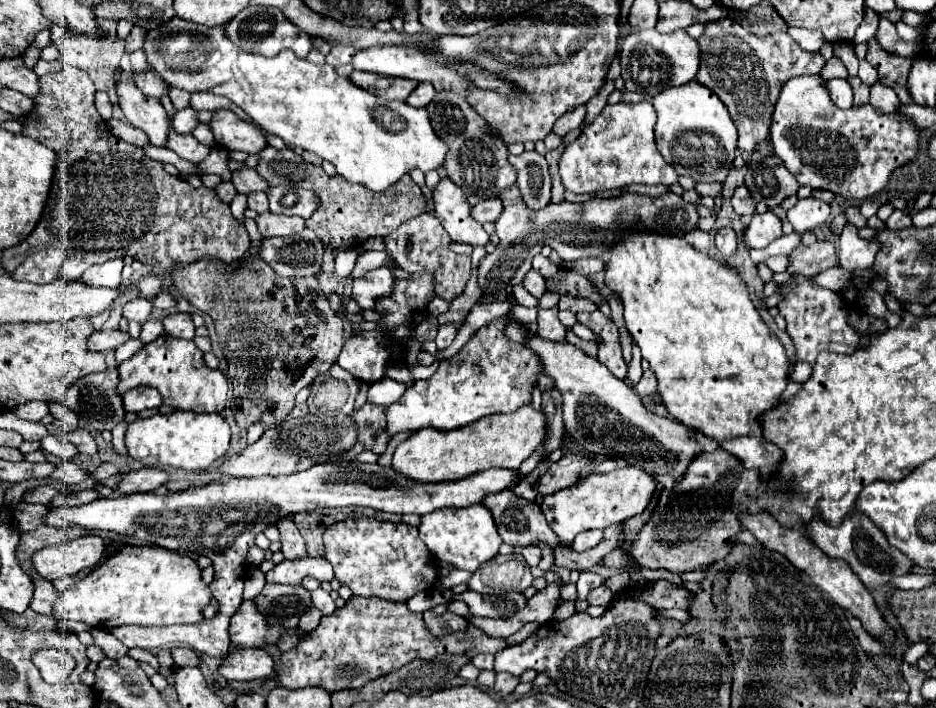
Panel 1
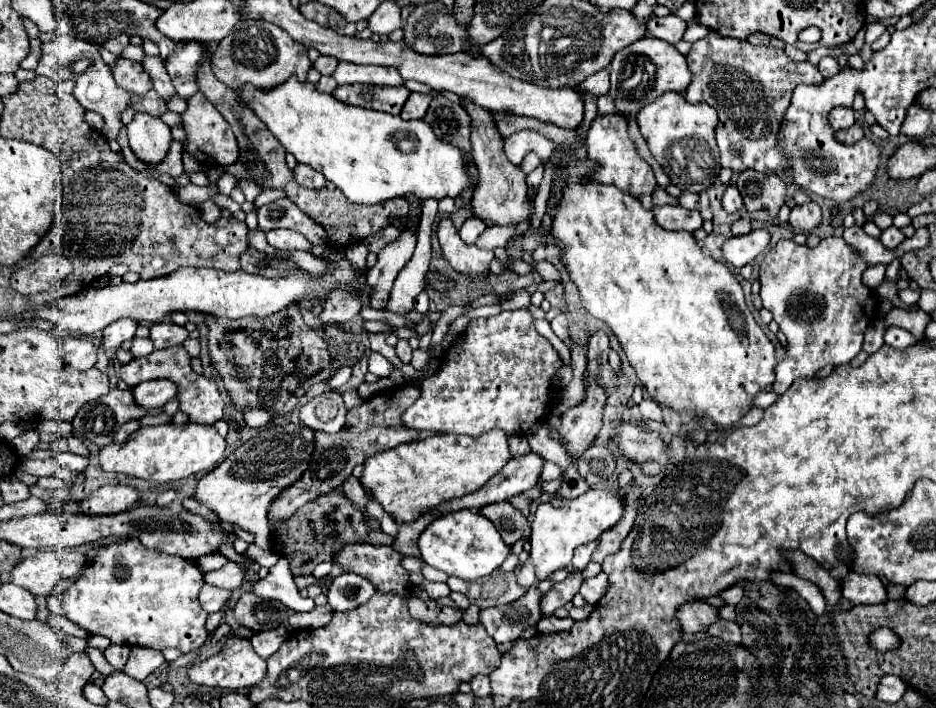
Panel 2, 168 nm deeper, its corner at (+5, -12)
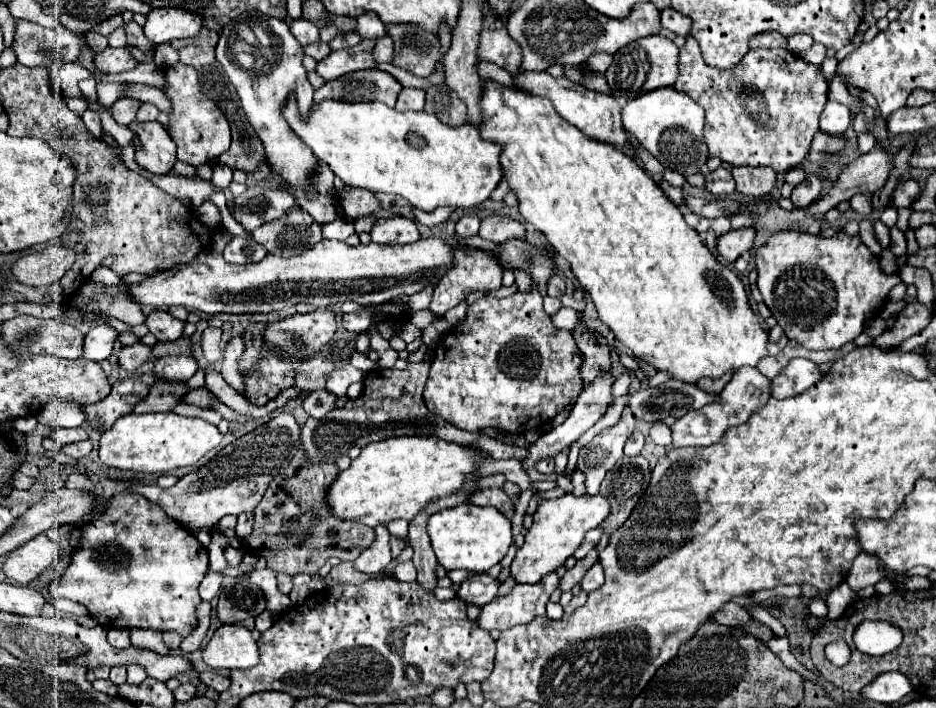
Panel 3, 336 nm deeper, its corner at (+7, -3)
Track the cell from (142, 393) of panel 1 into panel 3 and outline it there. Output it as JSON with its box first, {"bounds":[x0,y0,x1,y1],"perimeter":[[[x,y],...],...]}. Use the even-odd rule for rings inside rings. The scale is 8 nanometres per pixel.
{"bounds":[154,355,198,381],"perimeter":[[[168,355],[154,361],[156,377],[172,381],[188,381],[198,371],[198,361],[192,355]]]}

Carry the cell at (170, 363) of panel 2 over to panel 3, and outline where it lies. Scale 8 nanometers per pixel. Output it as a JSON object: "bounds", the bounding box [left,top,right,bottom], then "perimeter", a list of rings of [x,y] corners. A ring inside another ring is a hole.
{"bounds":[118,343,150,371],"perimeter":[[[134,343],[128,347],[120,349],[118,355],[118,363],[126,369],[126,371],[136,371],[140,365],[150,361],[150,347],[144,343]]]}

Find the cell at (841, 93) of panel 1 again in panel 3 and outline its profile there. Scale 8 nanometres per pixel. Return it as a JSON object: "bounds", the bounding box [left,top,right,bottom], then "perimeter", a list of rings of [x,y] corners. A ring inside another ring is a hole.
{"bounds":[820,101,850,135],"perimeter":[[[828,101],[820,117],[820,131],[824,131],[826,135],[844,135],[848,125],[850,125],[848,107],[836,101]]]}

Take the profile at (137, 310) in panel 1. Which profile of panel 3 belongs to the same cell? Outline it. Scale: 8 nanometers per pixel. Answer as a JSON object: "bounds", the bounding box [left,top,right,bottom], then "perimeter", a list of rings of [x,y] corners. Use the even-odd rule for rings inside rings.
{"bounds":[82,325,116,361],"perimeter":[[[96,325],[88,331],[88,335],[84,337],[84,345],[82,345],[82,355],[84,359],[90,361],[104,361],[112,355],[112,347],[116,341],[116,331],[110,325]]]}

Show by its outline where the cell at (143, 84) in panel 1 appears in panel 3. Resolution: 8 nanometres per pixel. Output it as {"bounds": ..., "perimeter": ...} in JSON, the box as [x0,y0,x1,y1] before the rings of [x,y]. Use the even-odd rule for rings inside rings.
{"bounds":[94,47,138,73],"perimeter":[[[106,47],[102,53],[96,53],[94,65],[102,73],[122,73],[122,71],[134,69],[138,65],[138,61],[130,55],[130,51],[126,47],[122,47],[122,49]]]}

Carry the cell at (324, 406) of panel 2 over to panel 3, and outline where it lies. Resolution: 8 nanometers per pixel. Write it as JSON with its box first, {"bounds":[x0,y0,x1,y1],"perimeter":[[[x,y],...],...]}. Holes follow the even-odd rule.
{"bounds":[304,389,336,419],"perimeter":[[[316,389],[304,397],[306,413],[316,419],[326,417],[326,413],[330,413],[334,409],[334,403],[336,403],[336,397],[332,393],[328,393],[326,389]]]}

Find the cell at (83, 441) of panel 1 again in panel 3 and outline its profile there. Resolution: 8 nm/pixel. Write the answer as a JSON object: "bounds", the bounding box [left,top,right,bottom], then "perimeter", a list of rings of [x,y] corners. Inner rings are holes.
{"bounds":[52,427,88,447],"perimeter":[[[76,427],[76,429],[56,429],[56,431],[52,433],[52,439],[54,439],[60,447],[64,447],[64,445],[70,445],[70,443],[88,439],[88,433],[86,433],[82,427]]]}

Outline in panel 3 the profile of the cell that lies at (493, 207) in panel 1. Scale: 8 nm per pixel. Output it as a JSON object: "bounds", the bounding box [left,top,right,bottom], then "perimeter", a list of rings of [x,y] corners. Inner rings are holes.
{"bounds":[456,215,480,237],"perimeter":[[[464,215],[456,223],[456,233],[462,237],[472,237],[478,233],[478,225],[480,225],[480,219],[476,215]]]}

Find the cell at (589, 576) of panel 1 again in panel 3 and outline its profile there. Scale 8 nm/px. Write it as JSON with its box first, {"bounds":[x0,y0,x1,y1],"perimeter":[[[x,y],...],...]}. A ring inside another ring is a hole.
{"bounds":[580,563,604,593],"perimeter":[[[596,563],[596,565],[592,565],[590,571],[584,575],[584,579],[582,579],[580,585],[582,585],[582,589],[584,589],[586,593],[590,593],[590,591],[598,589],[602,583],[604,583],[604,571],[602,571],[602,565]]]}

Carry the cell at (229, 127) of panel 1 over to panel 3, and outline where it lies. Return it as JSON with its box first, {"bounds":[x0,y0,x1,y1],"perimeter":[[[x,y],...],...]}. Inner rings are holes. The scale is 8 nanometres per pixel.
{"bounds":[162,63,230,165],"perimeter":[[[174,63],[162,69],[162,73],[166,81],[162,91],[172,101],[168,133],[178,147],[178,159],[190,165],[204,165],[218,159],[230,147],[230,125],[224,113],[198,89],[198,73],[192,65],[184,63]]]}

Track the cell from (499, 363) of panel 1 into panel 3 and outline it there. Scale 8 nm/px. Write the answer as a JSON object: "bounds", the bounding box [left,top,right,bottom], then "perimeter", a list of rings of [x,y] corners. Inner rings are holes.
{"bounds":[424,289,584,433],"perimeter":[[[536,289],[506,299],[480,297],[468,307],[466,319],[452,327],[444,341],[434,349],[430,377],[424,389],[424,403],[432,413],[442,415],[464,431],[492,427],[502,433],[526,433],[530,427],[546,423],[574,405],[574,399],[584,389],[580,369],[582,355],[572,333],[552,325],[550,317],[542,309],[542,295]]]}

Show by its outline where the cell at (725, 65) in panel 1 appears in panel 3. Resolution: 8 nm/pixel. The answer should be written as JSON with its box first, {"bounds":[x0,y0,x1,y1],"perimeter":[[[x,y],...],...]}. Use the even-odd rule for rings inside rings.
{"bounds":[674,37,828,173],"perimeter":[[[686,37],[686,45],[680,49],[678,79],[674,87],[678,91],[686,91],[700,107],[704,107],[704,139],[710,157],[718,157],[736,167],[768,165],[776,173],[786,173],[804,161],[810,151],[812,137],[818,131],[818,117],[828,101],[828,83],[818,73],[818,67],[802,61],[788,49],[782,49],[782,53],[780,49],[750,49],[736,67],[722,71],[704,63],[694,37]]]}

